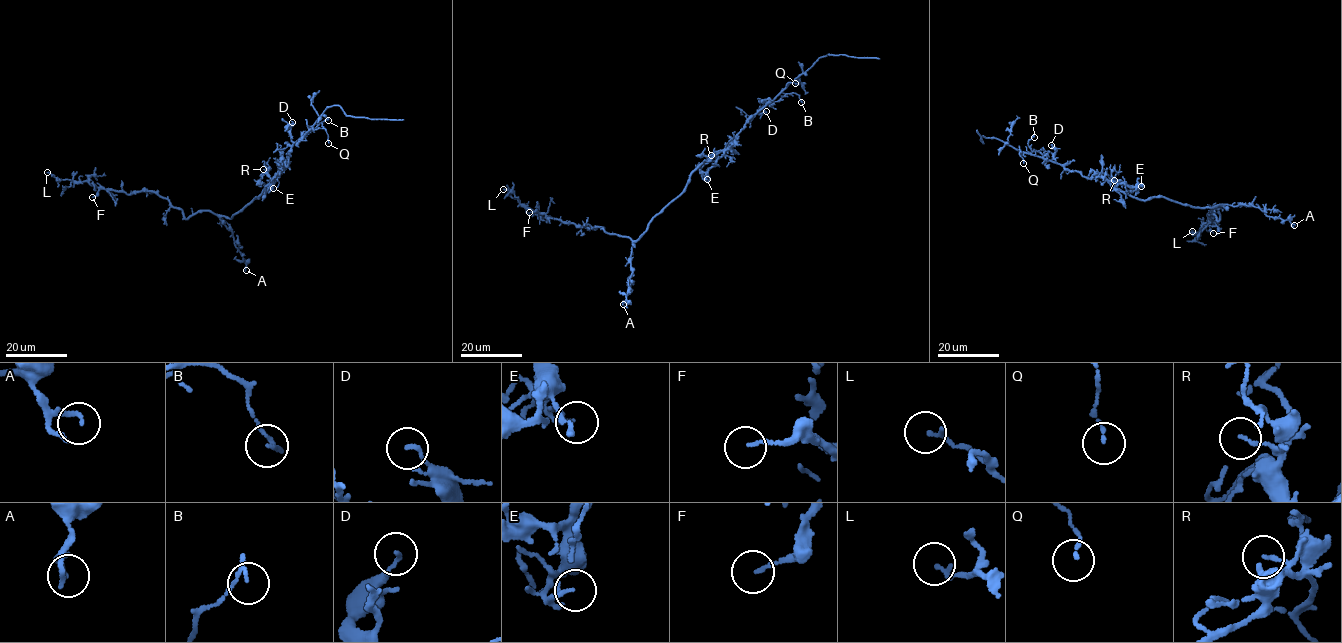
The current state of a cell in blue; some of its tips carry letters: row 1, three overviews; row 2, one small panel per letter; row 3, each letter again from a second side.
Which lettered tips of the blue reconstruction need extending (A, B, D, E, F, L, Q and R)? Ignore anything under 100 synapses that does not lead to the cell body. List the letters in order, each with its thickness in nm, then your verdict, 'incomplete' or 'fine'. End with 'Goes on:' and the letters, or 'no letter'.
A: 130 nm thick; fine
B: 140 nm thick; fine
D: 120 nm thick; fine
E: 120 nm thick; fine
F: 120 nm thick; fine
L: 160 nm thick; fine
Q: 120 nm thick; fine
R: 120 nm thick; fine
Goes on: no letter

